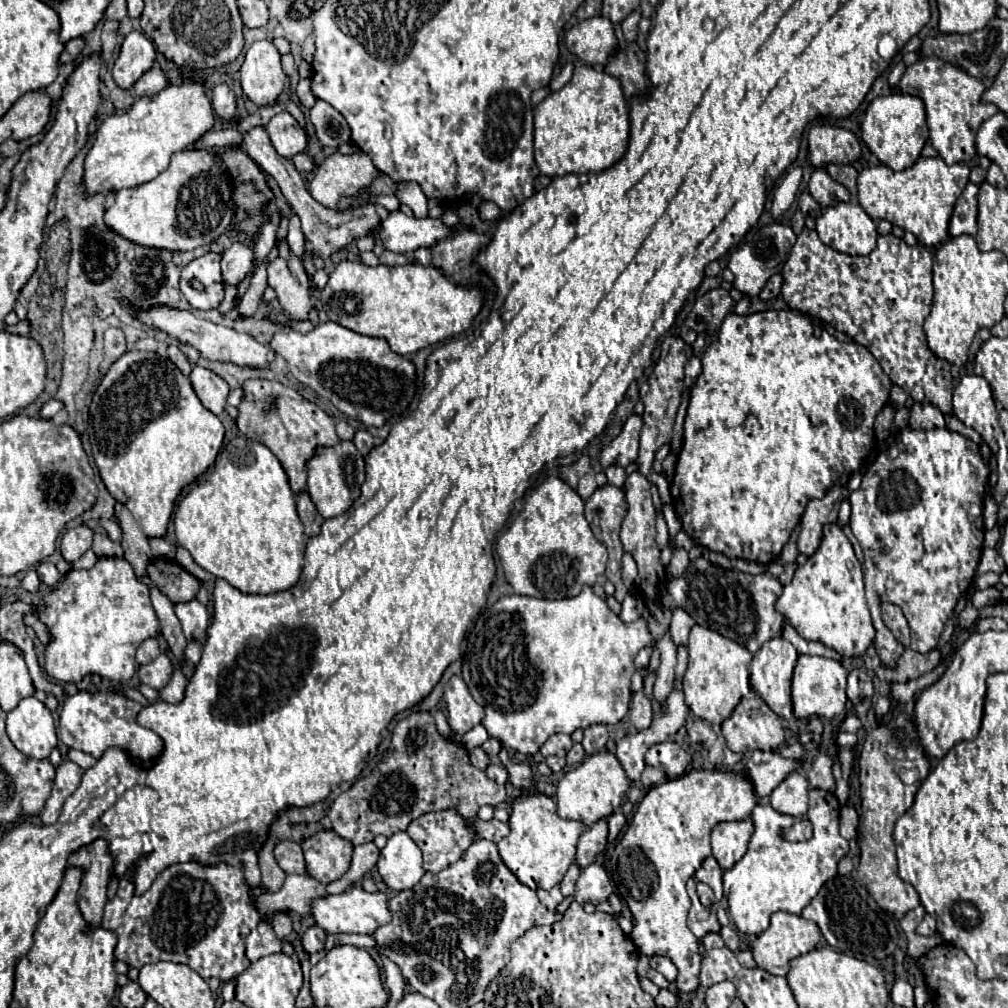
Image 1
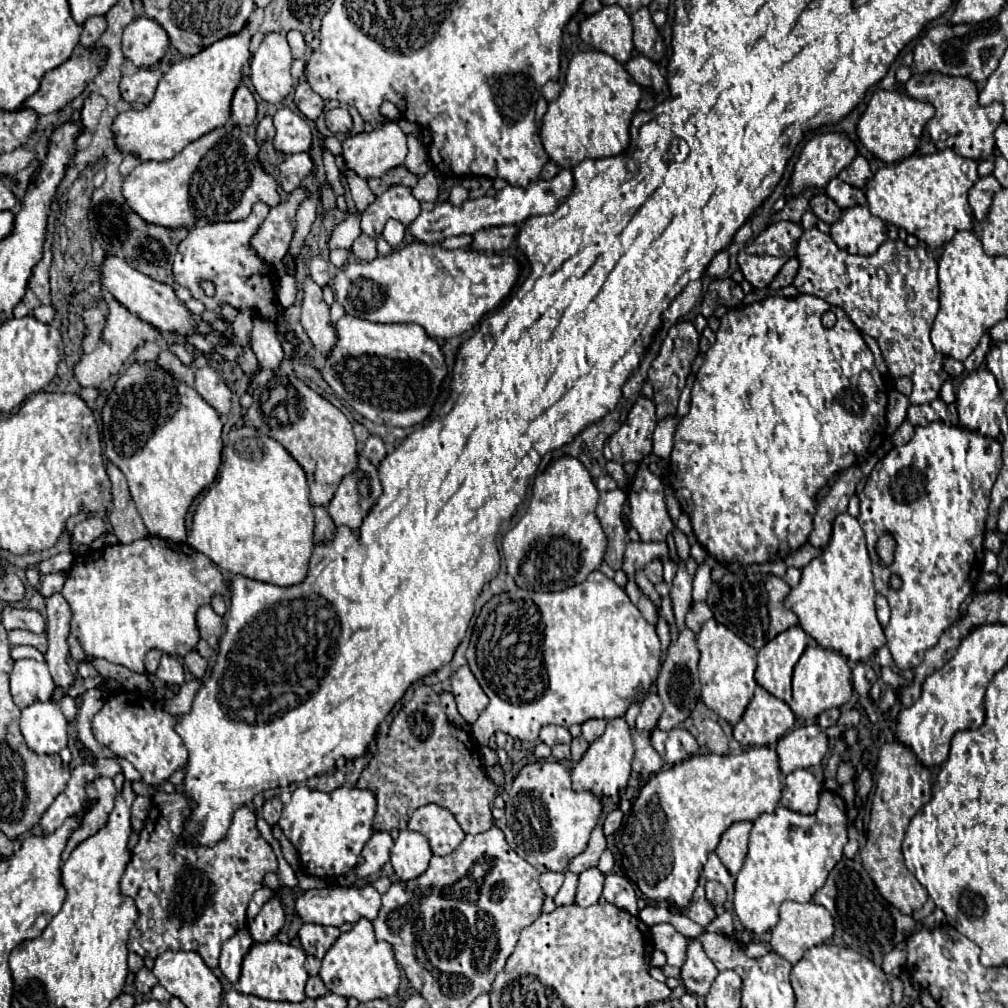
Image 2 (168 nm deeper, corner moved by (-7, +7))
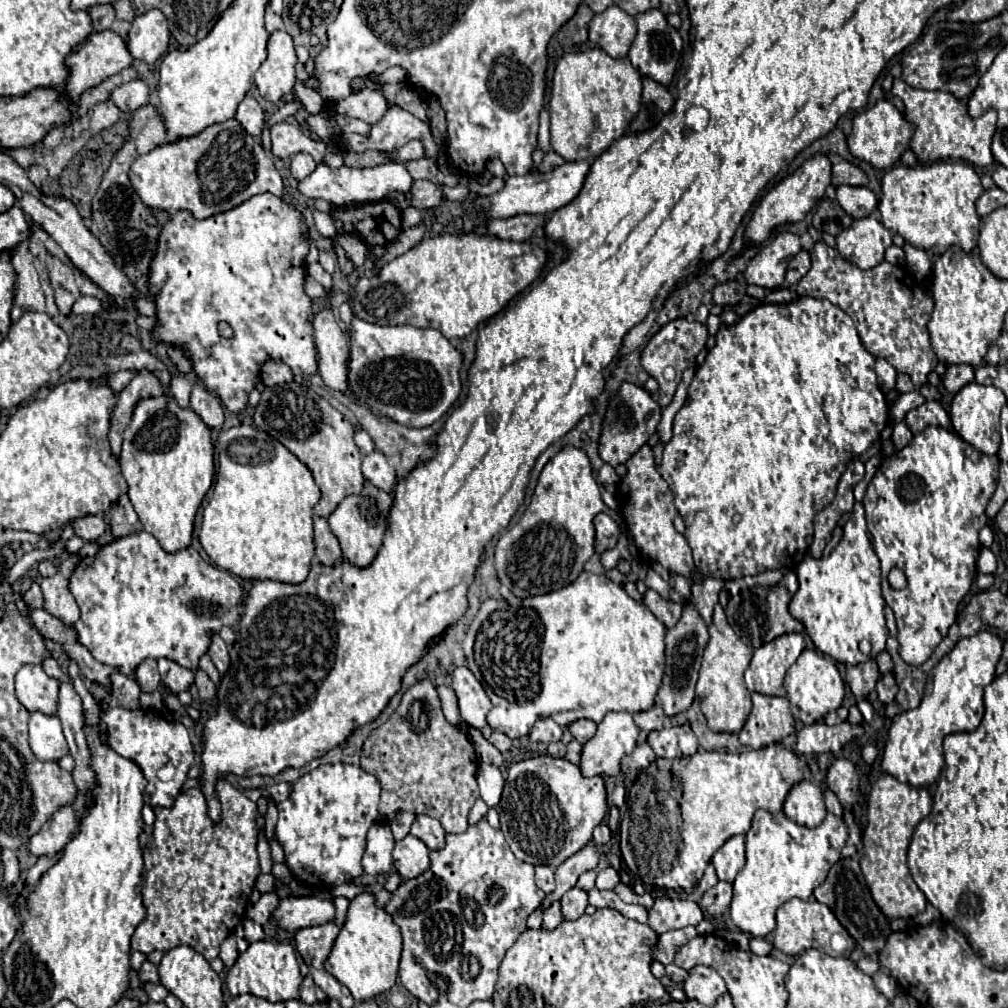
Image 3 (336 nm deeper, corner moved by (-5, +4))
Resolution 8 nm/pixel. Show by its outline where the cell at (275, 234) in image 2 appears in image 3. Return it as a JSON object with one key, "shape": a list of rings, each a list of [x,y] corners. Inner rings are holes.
{"shape":[[[324,161],[316,165],[316,169],[298,183],[298,189],[306,197],[316,197],[316,199],[326,199],[332,205],[350,205],[350,203],[366,203],[366,201],[380,201],[392,191],[408,193],[410,187],[414,185],[410,173],[406,171],[404,163],[398,161],[388,161],[376,167],[366,167],[366,169],[354,169],[348,165],[332,169]]]}

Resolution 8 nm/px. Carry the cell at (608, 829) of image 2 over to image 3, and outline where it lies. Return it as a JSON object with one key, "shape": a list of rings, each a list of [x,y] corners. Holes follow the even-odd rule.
{"shape":[[[602,823],[602,825],[598,825],[598,827],[594,829],[592,843],[594,843],[594,845],[606,845],[608,841],[610,841],[610,829],[608,829],[606,823]]]}

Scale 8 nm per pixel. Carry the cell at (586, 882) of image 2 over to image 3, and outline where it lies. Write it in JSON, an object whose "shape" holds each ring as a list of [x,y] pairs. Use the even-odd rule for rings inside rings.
{"shape":[[[572,887],[570,891],[566,891],[566,895],[562,895],[560,903],[562,903],[562,917],[566,921],[574,921],[584,913],[588,905],[588,893],[578,887]]]}

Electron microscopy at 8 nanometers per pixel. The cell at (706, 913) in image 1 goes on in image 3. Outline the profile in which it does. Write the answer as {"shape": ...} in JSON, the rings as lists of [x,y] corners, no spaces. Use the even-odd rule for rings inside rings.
{"shape":[[[660,897],[648,909],[648,925],[656,933],[666,933],[670,929],[680,929],[688,925],[698,925],[704,919],[696,901],[690,899],[670,899]]]}

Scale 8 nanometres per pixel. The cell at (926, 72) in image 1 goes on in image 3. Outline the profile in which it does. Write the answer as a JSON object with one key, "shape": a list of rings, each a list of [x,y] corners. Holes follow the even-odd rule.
{"shape":[[[894,79],[892,95],[898,95],[906,105],[906,119],[914,125],[910,149],[920,163],[934,163],[940,159],[962,159],[976,167],[988,167],[992,159],[990,143],[996,131],[996,111],[988,111],[982,117],[970,117],[966,107],[946,91],[920,91],[906,85],[902,79]]]}

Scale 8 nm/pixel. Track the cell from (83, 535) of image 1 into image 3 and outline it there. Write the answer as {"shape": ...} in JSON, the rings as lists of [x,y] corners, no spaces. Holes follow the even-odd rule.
{"shape":[[[86,515],[86,517],[74,519],[72,527],[76,535],[82,537],[84,541],[96,541],[106,531],[106,523],[100,515]]]}

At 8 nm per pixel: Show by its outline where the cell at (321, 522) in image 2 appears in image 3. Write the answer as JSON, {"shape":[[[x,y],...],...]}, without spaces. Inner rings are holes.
{"shape":[[[314,517],[314,543],[316,543],[316,557],[326,567],[336,567],[342,563],[340,543],[328,527],[324,517]]]}

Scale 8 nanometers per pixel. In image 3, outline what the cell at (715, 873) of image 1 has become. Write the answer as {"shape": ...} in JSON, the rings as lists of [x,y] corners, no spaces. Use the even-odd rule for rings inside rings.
{"shape":[[[708,865],[706,867],[706,871],[704,871],[704,877],[700,879],[700,883],[696,885],[696,893],[698,895],[702,895],[704,891],[708,891],[710,887],[714,887],[718,883],[718,877],[716,877],[716,871],[714,871],[714,867],[712,865]]]}

